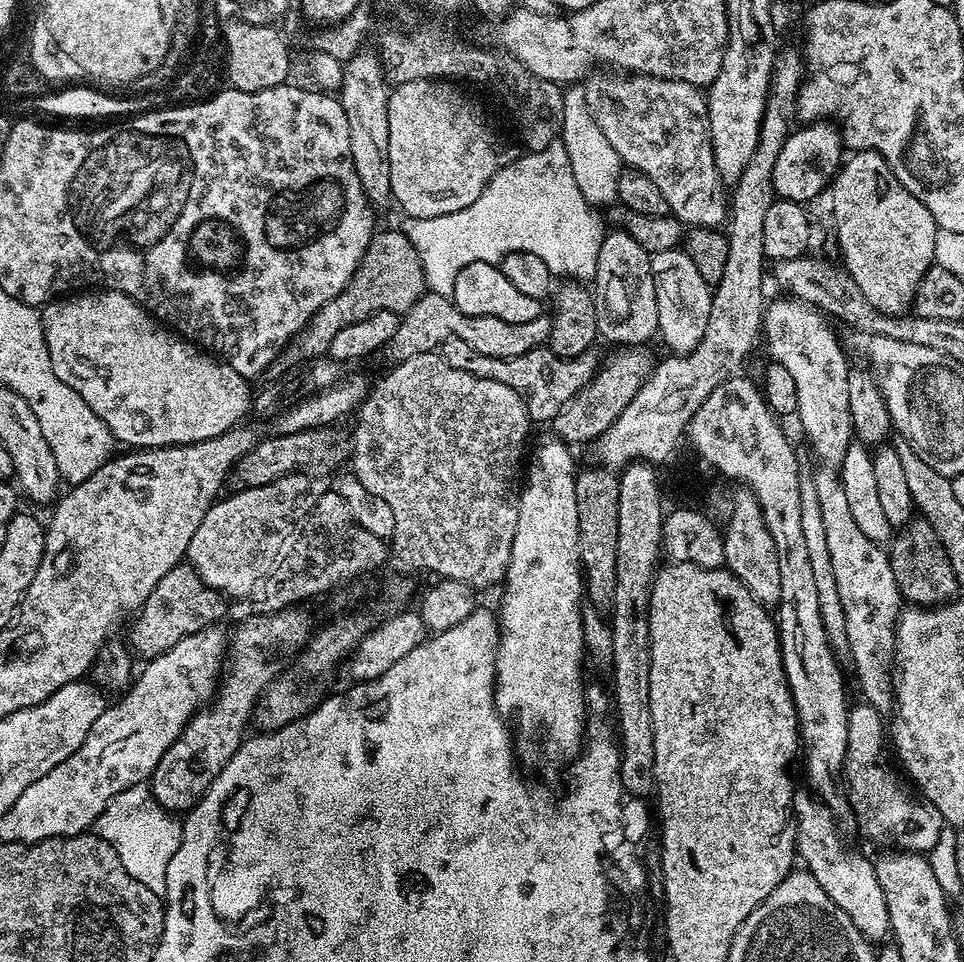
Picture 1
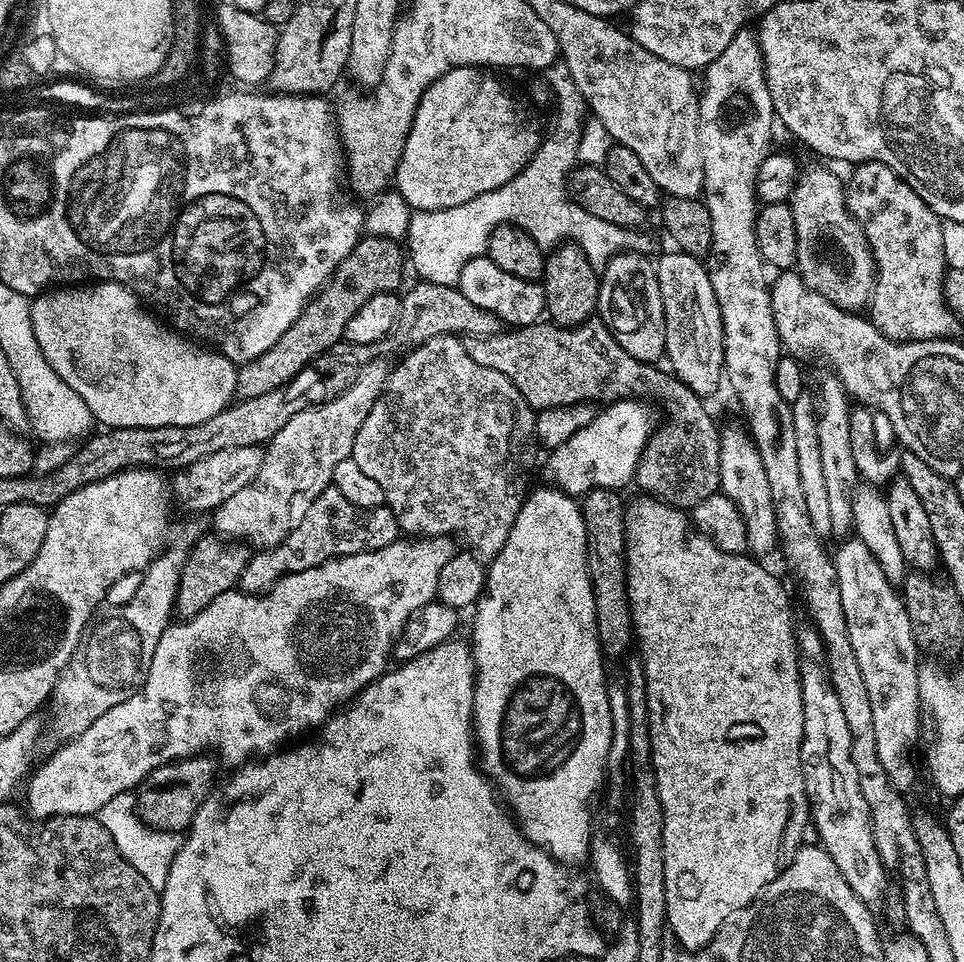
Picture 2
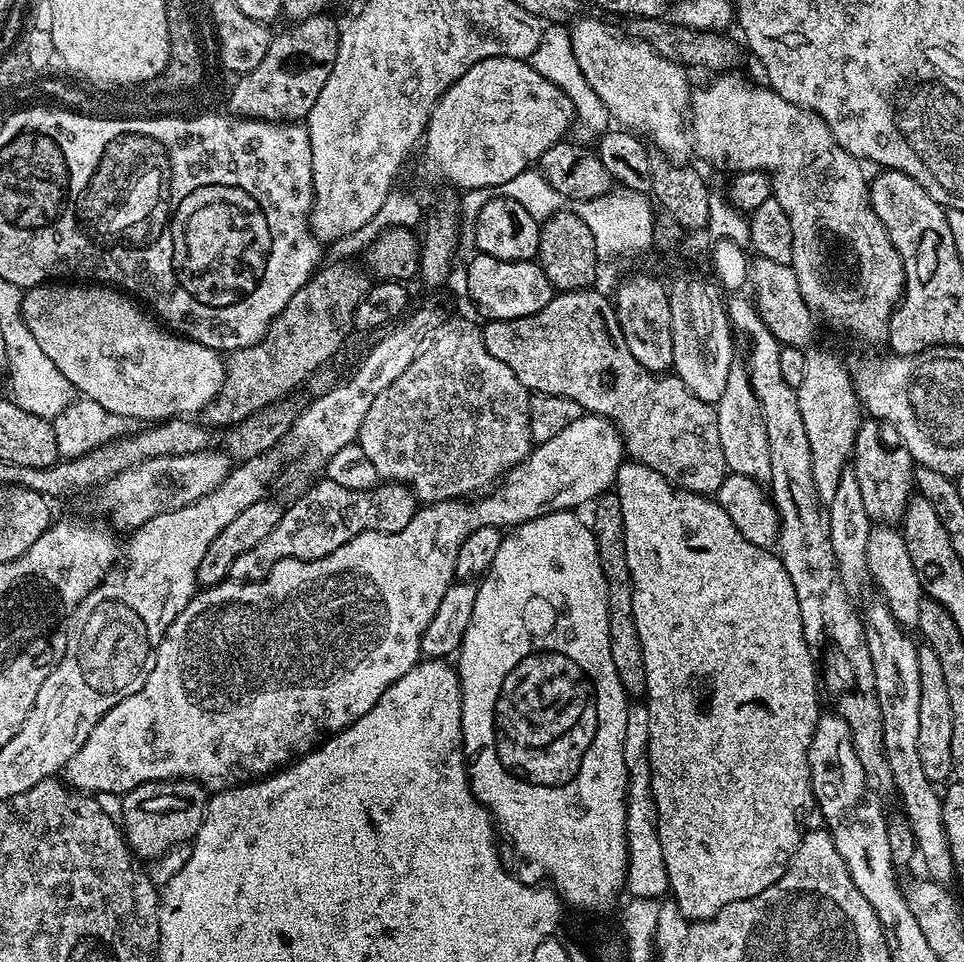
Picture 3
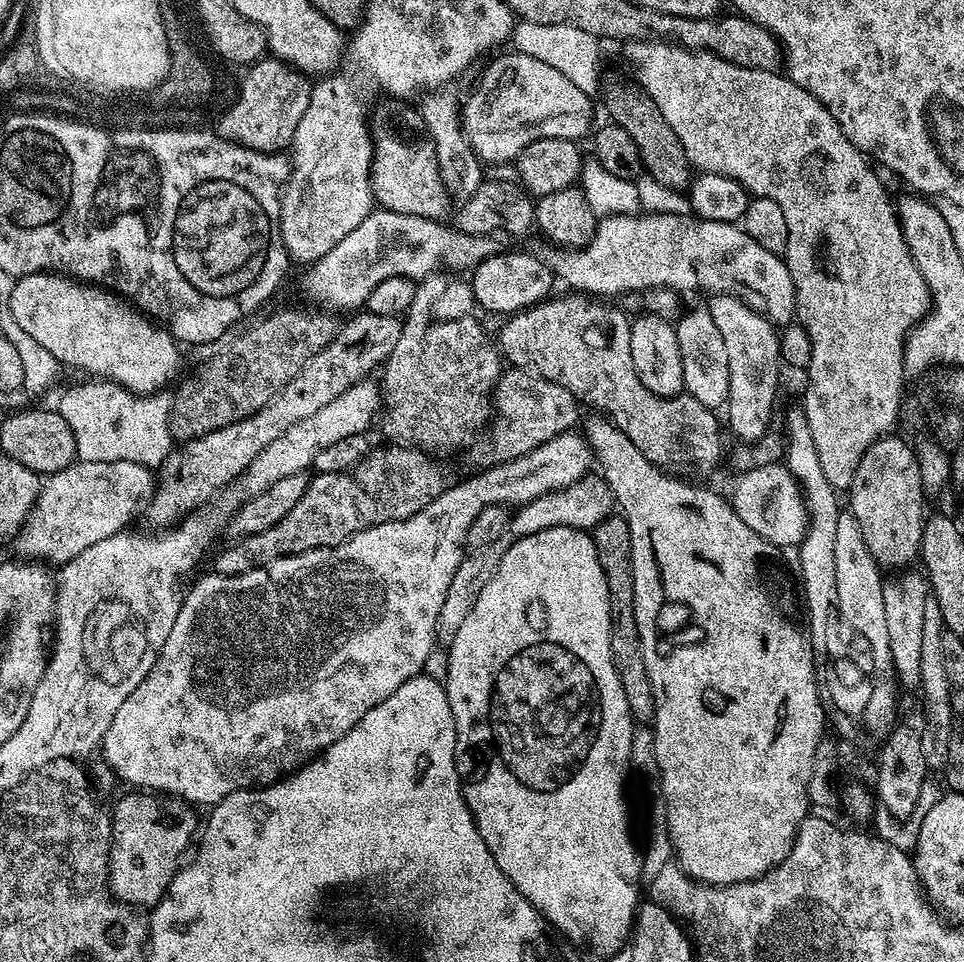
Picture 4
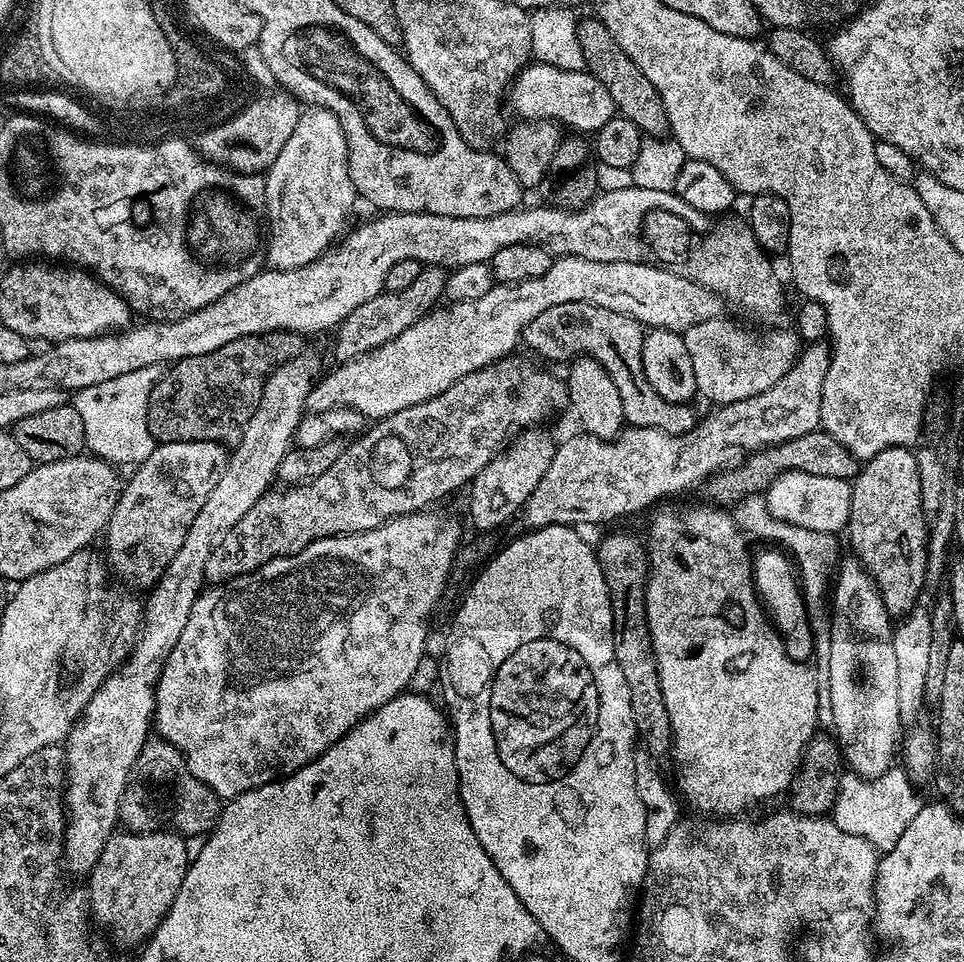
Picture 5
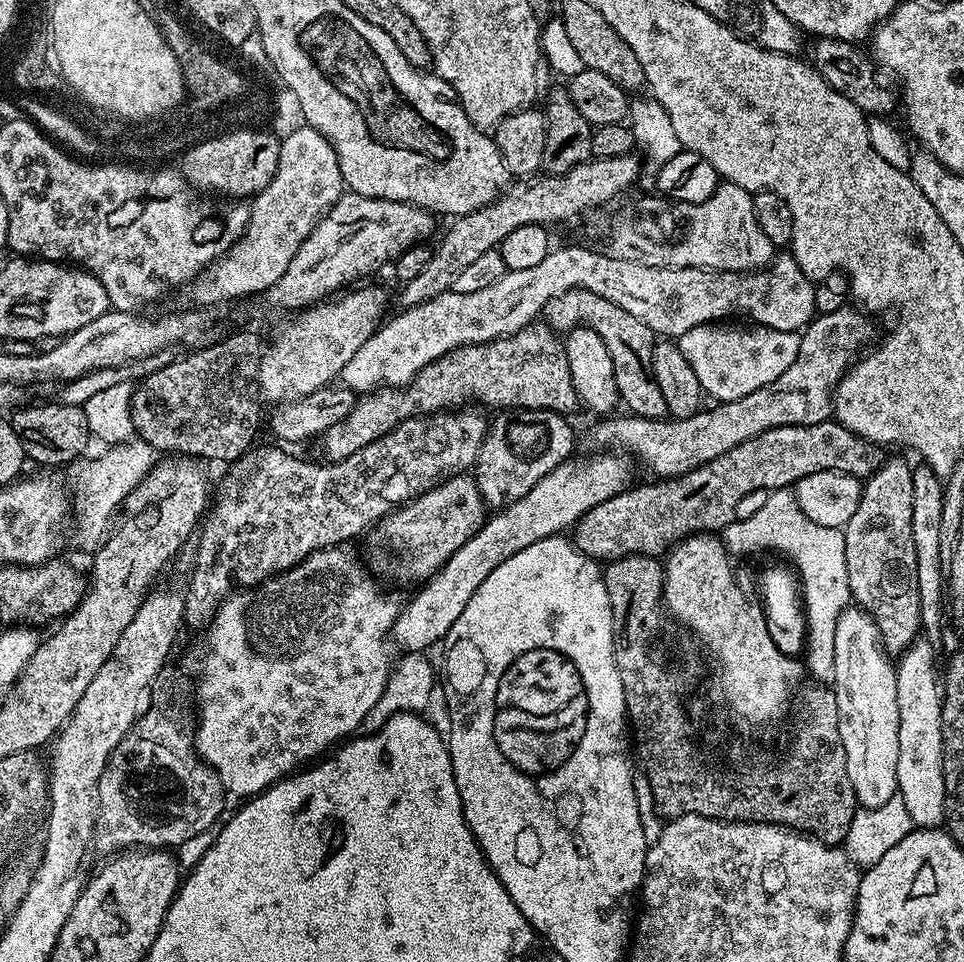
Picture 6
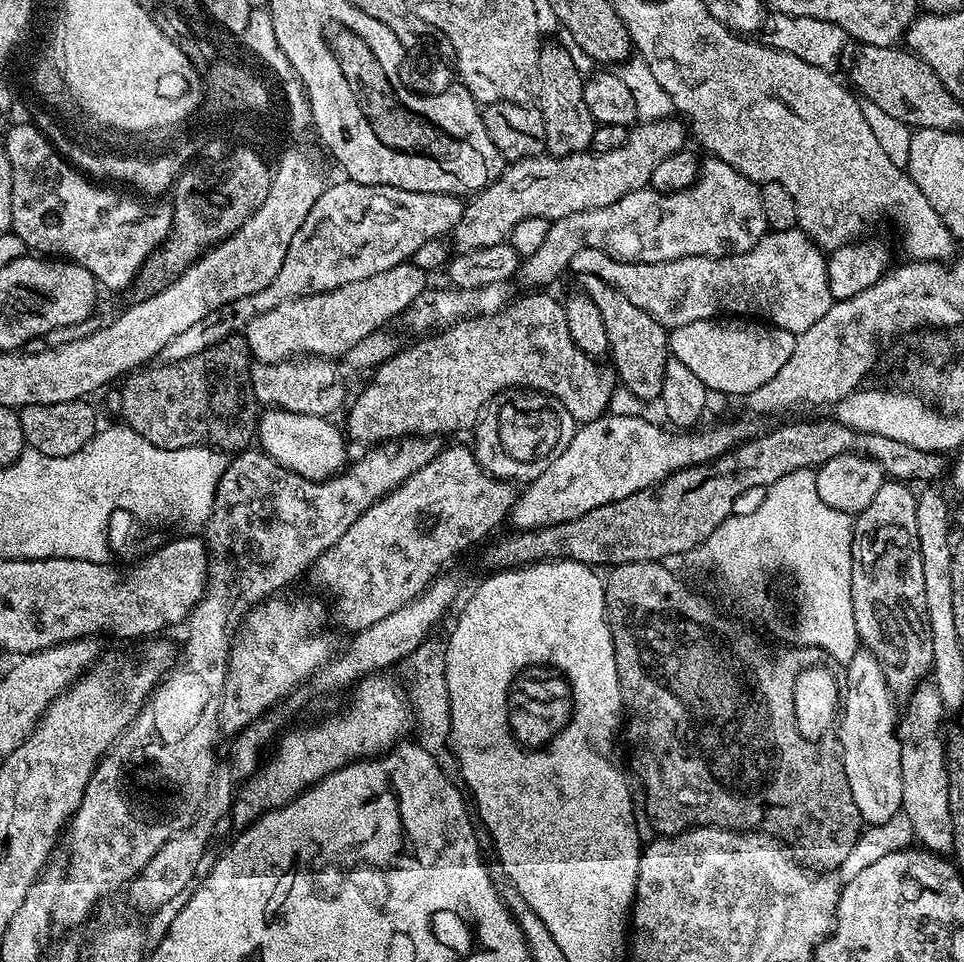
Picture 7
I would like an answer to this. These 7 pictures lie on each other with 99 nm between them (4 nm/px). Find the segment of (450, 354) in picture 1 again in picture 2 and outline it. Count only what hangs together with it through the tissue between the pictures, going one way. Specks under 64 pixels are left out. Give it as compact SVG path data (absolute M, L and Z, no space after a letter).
M598 318L586 319L572 327L560 327L553 322L537 322L527 324L525 328L501 330L492 336L465 336L463 342L466 354L474 362L478 362L478 366L490 366L506 374L506 378L510 378L510 382L518 386L522 398L526 398L526 402L534 410L557 408L563 404L597 402L596 400L661 400L668 407L668 417L665 418L664 425L661 428L659 425L648 437L648 444L642 450L642 458L636 467L635 487L638 486L645 493L685 510L696 508L698 502L706 502L706 498L720 491L721 429L716 428L715 422L712 421L712 416L704 405L707 403L701 397L695 396L671 371L663 372L655 363L644 363L626 354L626 350L618 346L612 329L607 328Z

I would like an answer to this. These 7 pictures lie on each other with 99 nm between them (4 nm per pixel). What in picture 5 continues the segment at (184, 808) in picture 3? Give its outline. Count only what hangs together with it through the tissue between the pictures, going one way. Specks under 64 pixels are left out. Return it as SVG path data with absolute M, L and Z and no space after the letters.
M161 830L159 832L113 831L109 836L98 862L87 873L88 888L86 899L91 919L112 931L112 936L120 944L143 945L166 918L182 878L190 863L190 851L184 843L185 837L179 832Z

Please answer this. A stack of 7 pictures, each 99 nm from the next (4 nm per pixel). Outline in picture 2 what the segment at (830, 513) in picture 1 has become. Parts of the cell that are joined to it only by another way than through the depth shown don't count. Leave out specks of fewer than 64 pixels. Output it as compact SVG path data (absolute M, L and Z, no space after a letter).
M848 538L841 544L844 545L834 552L836 585L842 594L842 614L846 614L850 646L854 646L854 655L858 658L870 697L878 762L882 762L882 770L886 770L893 786L908 790L916 780L912 751L920 740L922 705L918 694L918 674L922 656L916 647L904 597L897 585L886 578L882 566L878 566L878 558L870 554L866 542L861 540Z

